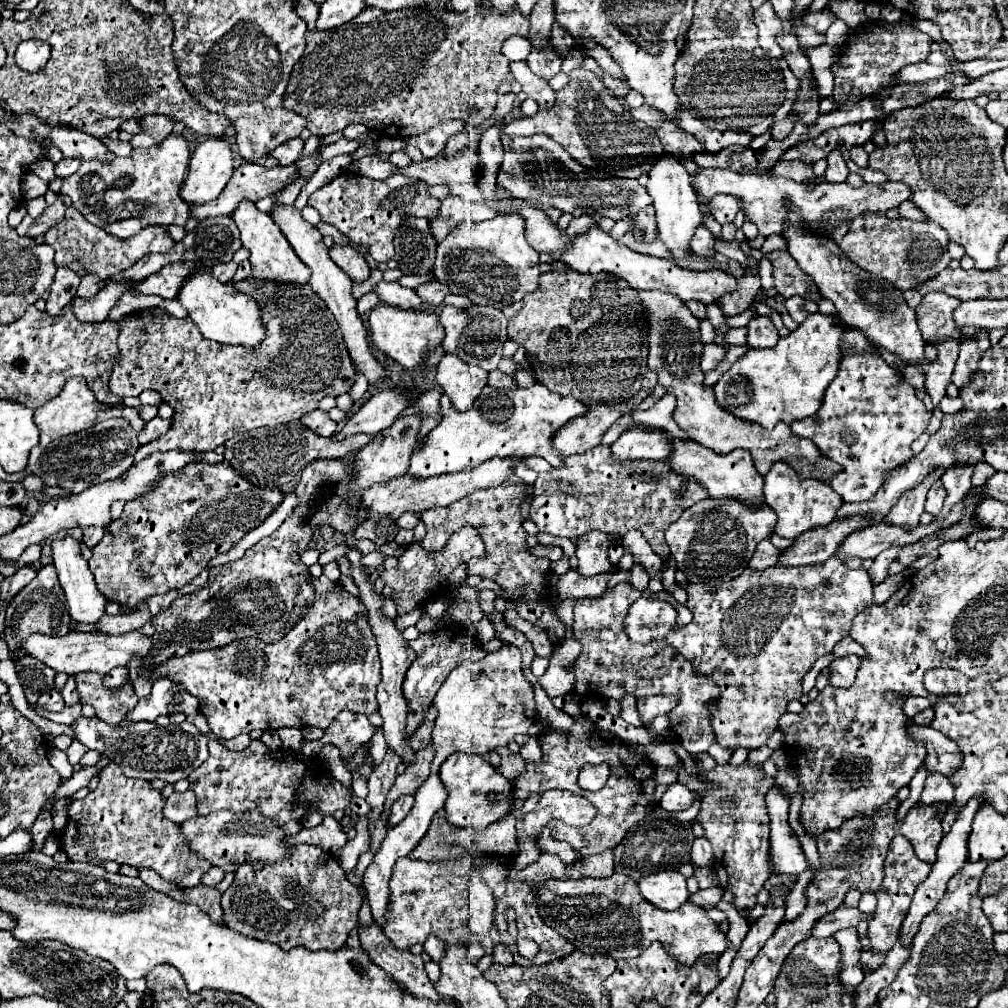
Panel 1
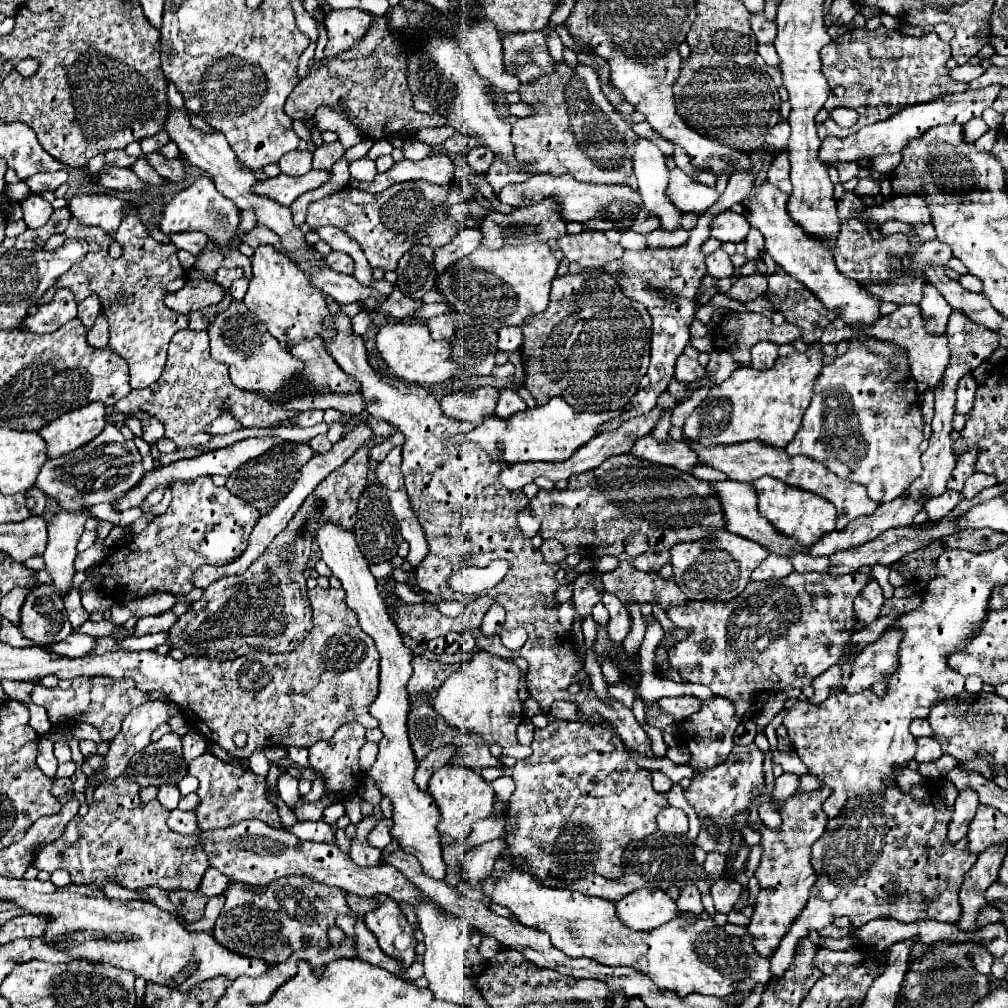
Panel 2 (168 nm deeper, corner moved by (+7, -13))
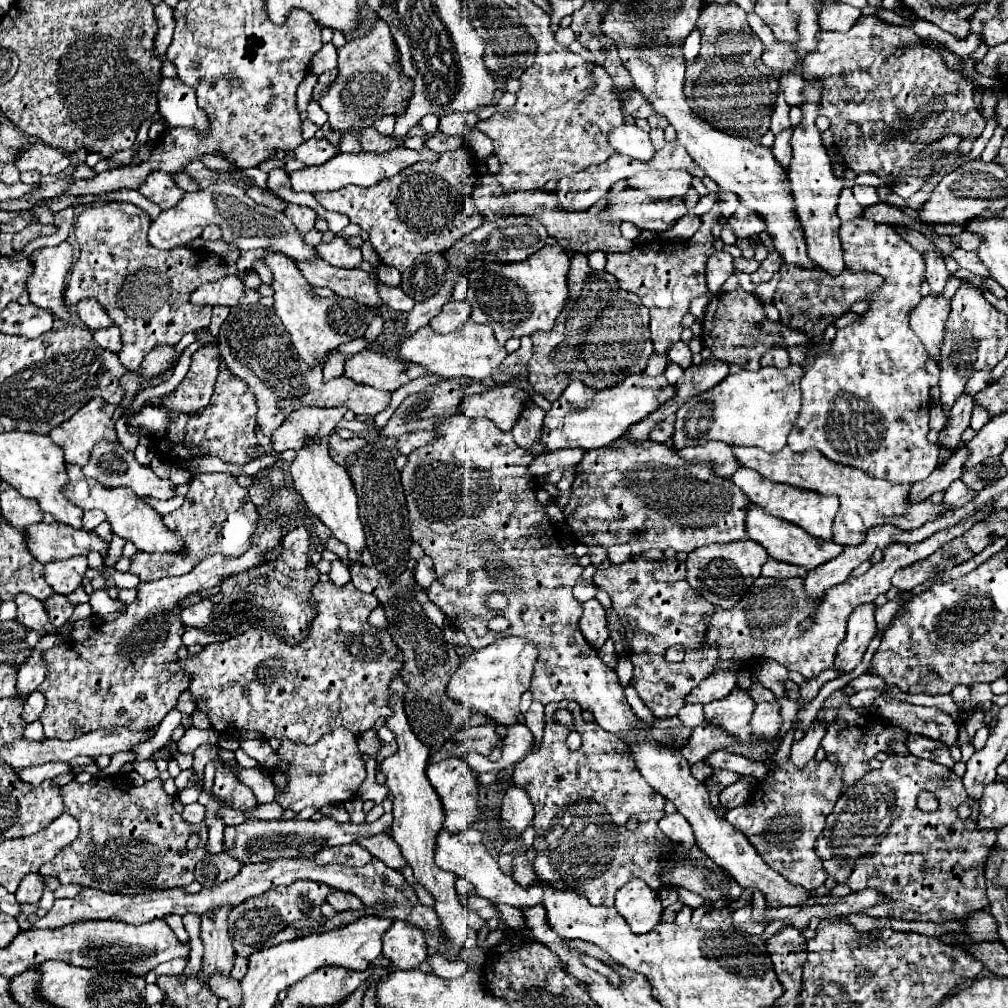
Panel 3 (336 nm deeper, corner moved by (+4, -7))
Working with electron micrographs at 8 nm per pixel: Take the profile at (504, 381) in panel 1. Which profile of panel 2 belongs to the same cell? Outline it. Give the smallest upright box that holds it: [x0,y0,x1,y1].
[496,389,526,419]

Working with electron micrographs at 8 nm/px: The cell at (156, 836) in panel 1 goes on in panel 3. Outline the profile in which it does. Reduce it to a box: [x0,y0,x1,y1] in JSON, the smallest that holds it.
[39,777,209,895]

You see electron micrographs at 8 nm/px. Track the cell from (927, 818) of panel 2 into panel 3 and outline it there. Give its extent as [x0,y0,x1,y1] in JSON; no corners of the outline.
[817,755,997,923]

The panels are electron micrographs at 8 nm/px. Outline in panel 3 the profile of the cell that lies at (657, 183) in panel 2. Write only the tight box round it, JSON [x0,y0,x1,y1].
[609,123,655,161]

